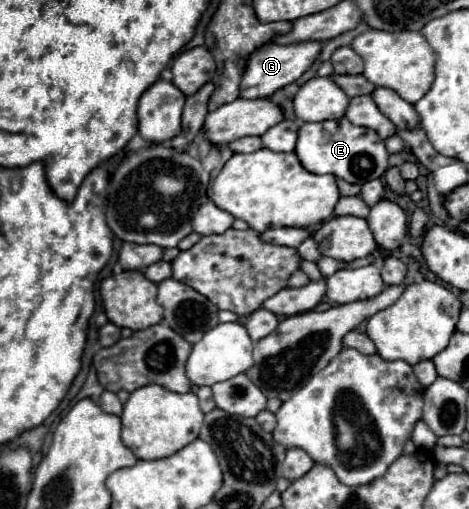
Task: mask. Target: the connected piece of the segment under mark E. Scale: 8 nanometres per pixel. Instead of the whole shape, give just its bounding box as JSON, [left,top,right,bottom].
[295,118,389,184]

